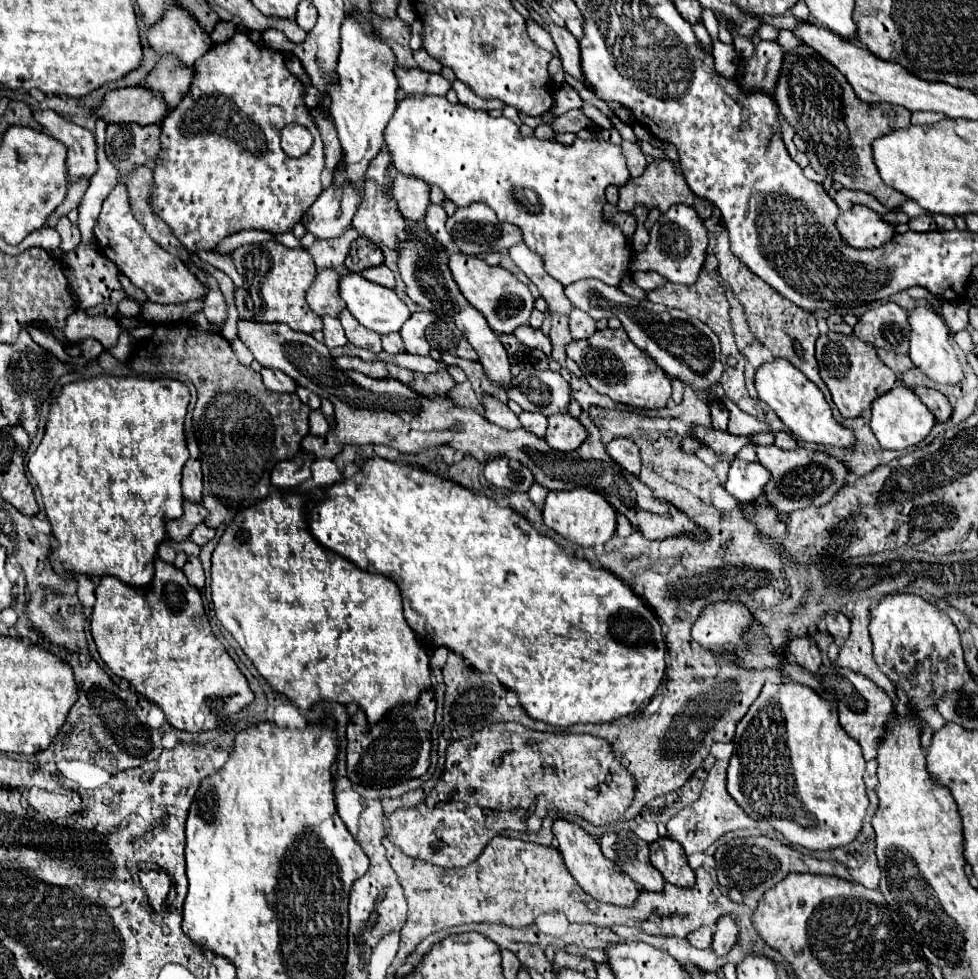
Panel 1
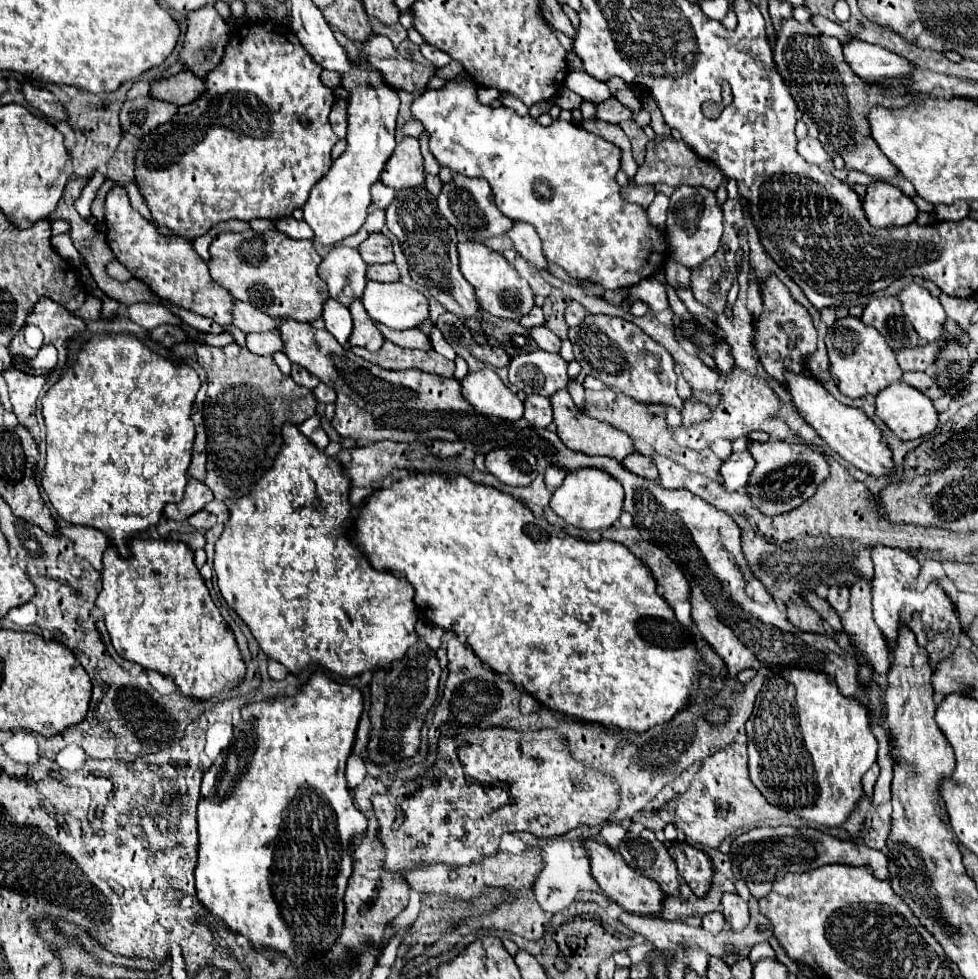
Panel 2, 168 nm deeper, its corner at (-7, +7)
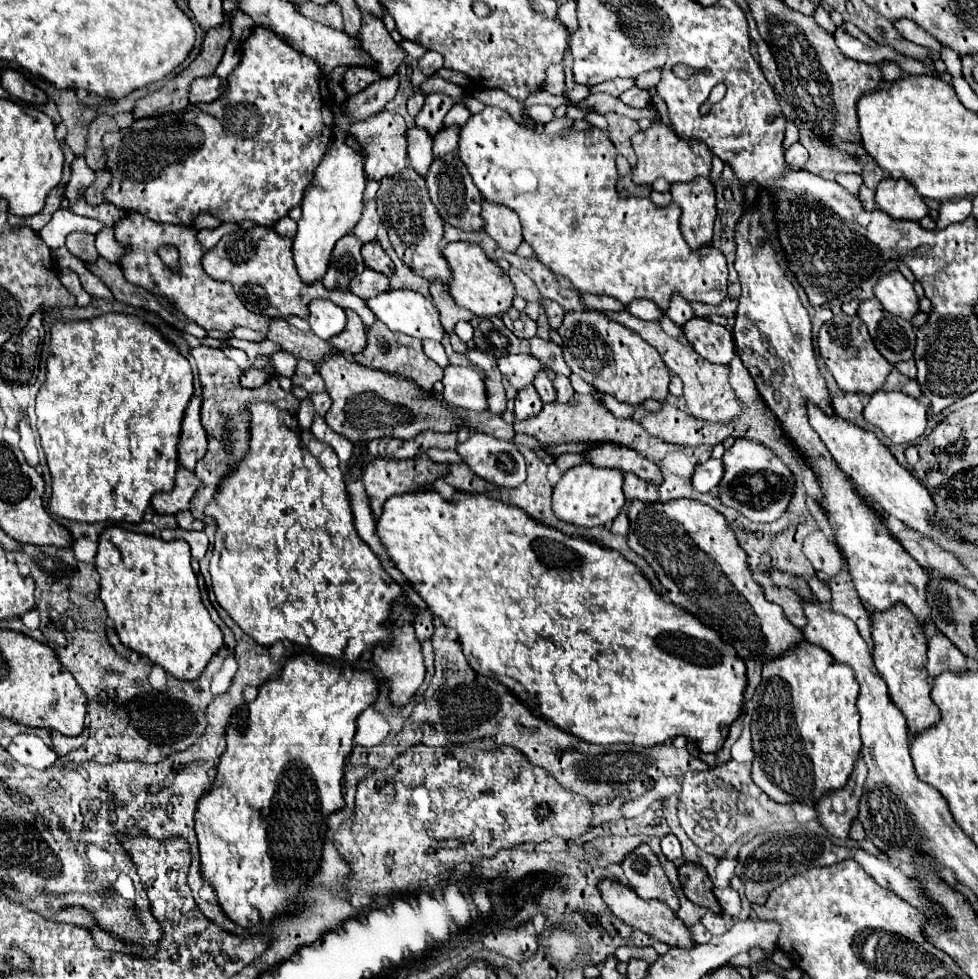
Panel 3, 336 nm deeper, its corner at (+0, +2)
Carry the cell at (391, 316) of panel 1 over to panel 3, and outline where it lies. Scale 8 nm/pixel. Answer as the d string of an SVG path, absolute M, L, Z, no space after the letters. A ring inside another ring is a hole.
M390 289L384 295L378 295L376 299L368 299L366 301L368 307L372 309L372 313L388 325L390 331L400 331L406 333L410 337L418 337L418 339L434 339L434 341L442 341L444 337L444 327L440 323L440 315L436 311L436 307L432 305L432 301L428 301L424 295L412 291L412 289Z

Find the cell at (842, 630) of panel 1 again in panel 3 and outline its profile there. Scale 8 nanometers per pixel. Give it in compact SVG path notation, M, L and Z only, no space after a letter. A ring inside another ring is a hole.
M810 577L808 579L808 585L810 585L810 589L812 589L812 593L814 593L814 597L818 599L818 601L822 601L822 603L830 603L830 589L828 589L828 585L824 583L824 581L820 581L818 577Z

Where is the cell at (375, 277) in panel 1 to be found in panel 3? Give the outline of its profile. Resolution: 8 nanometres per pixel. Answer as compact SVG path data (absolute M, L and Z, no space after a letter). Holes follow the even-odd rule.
M364 269L360 275L356 275L350 281L348 289L362 299L370 299L370 297L376 297L376 295L388 291L390 285L388 285L388 277L376 275L376 271L372 271L372 269Z

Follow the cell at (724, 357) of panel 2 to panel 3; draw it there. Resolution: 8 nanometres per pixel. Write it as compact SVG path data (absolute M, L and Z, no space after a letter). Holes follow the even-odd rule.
M690 319L682 325L686 339L692 347L712 363L730 363L734 357L732 333L708 319Z

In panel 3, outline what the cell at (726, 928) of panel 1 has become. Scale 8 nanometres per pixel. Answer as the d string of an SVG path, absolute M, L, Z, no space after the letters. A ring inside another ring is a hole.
M714 887L714 895L720 901L724 915L736 917L740 913L740 895L732 887Z

